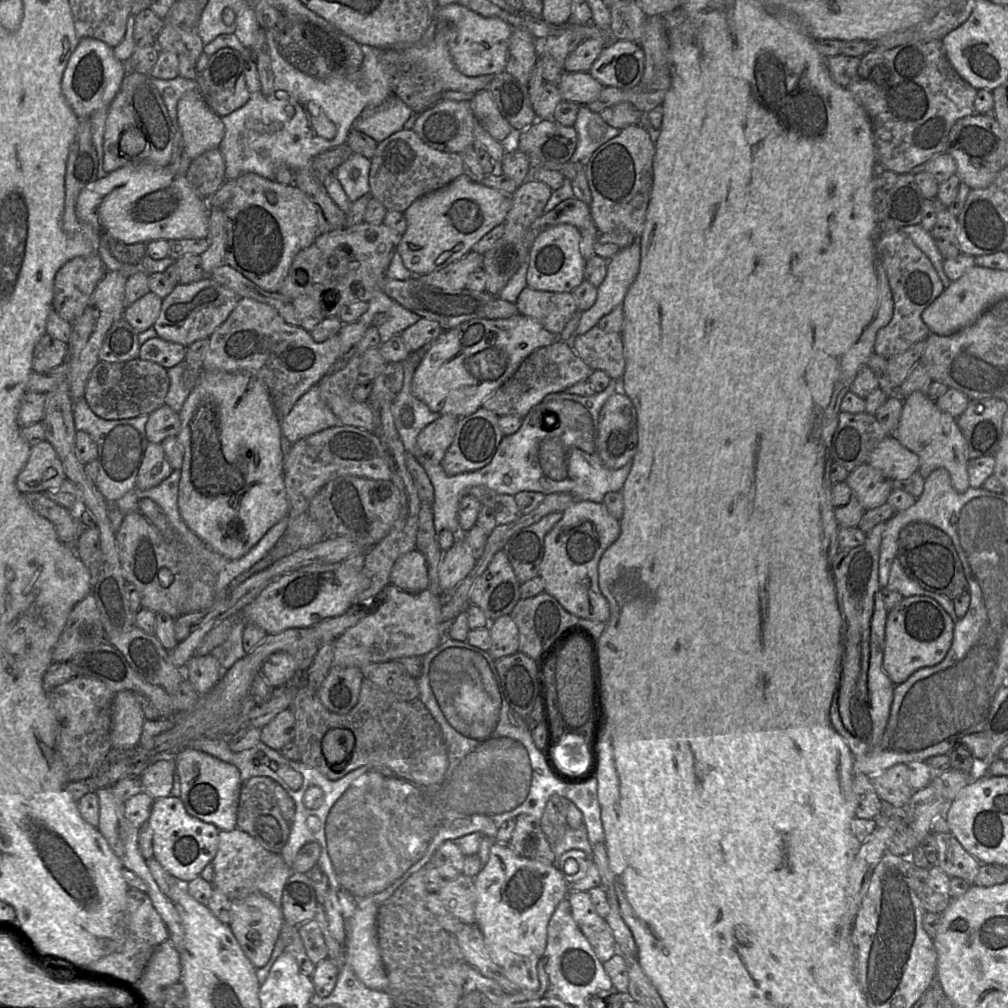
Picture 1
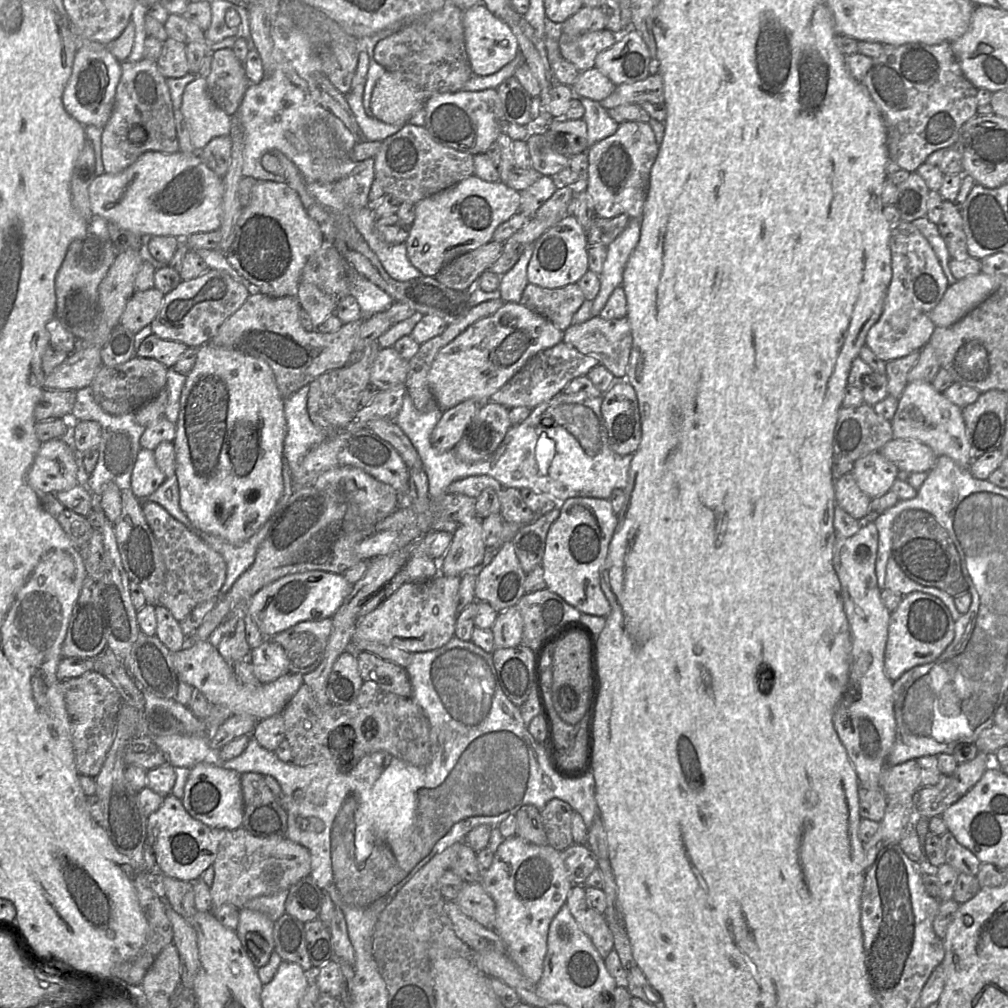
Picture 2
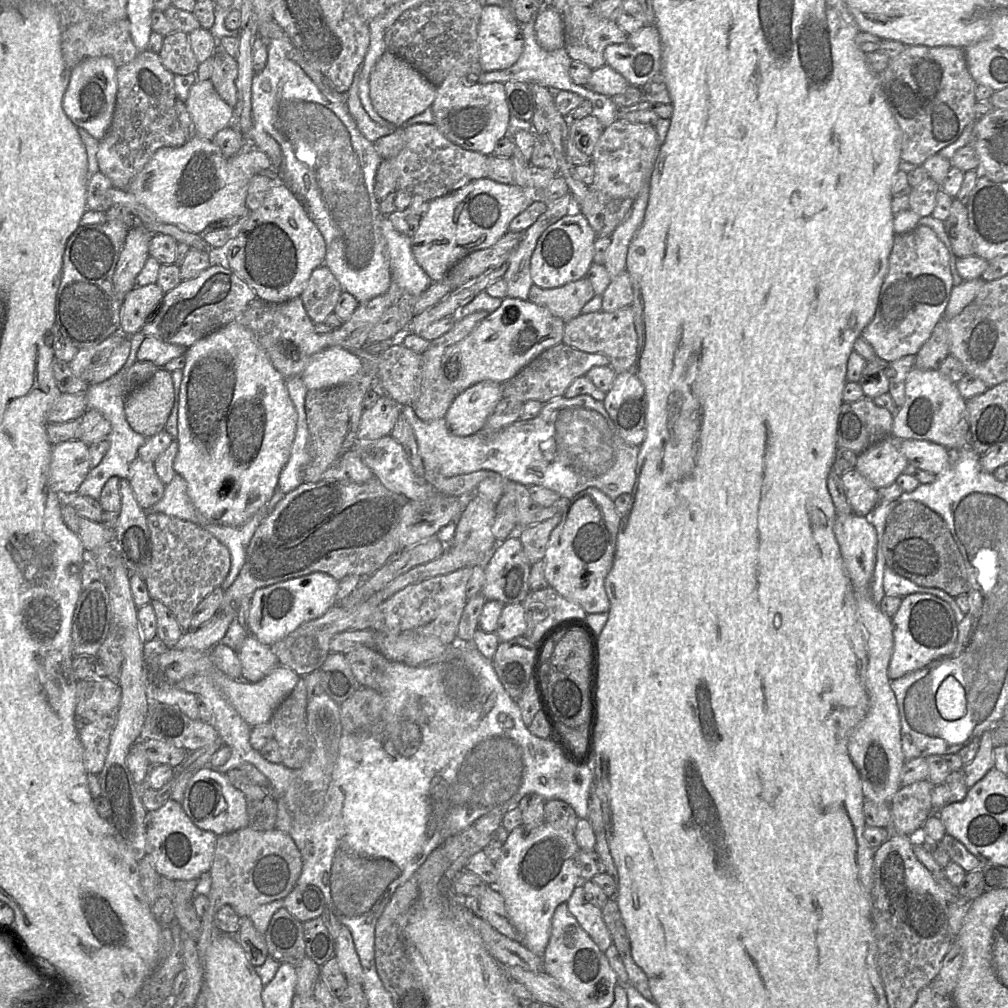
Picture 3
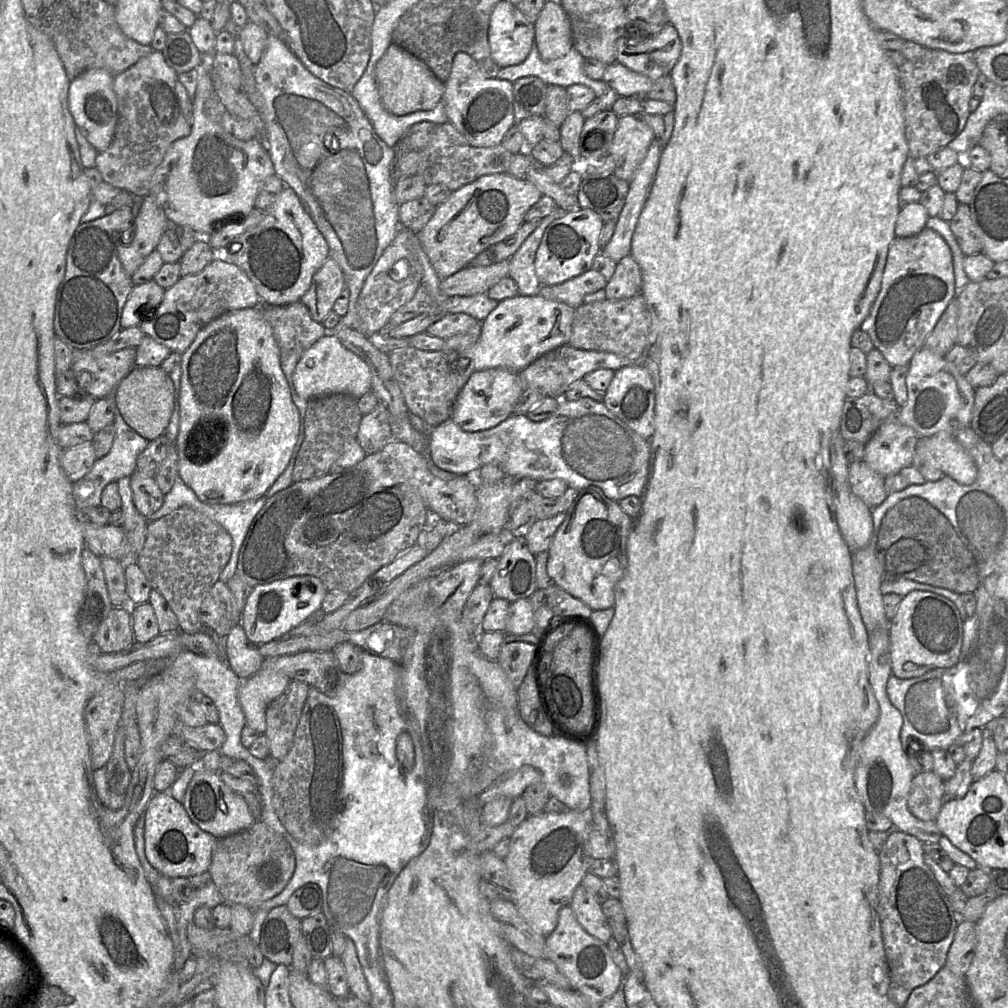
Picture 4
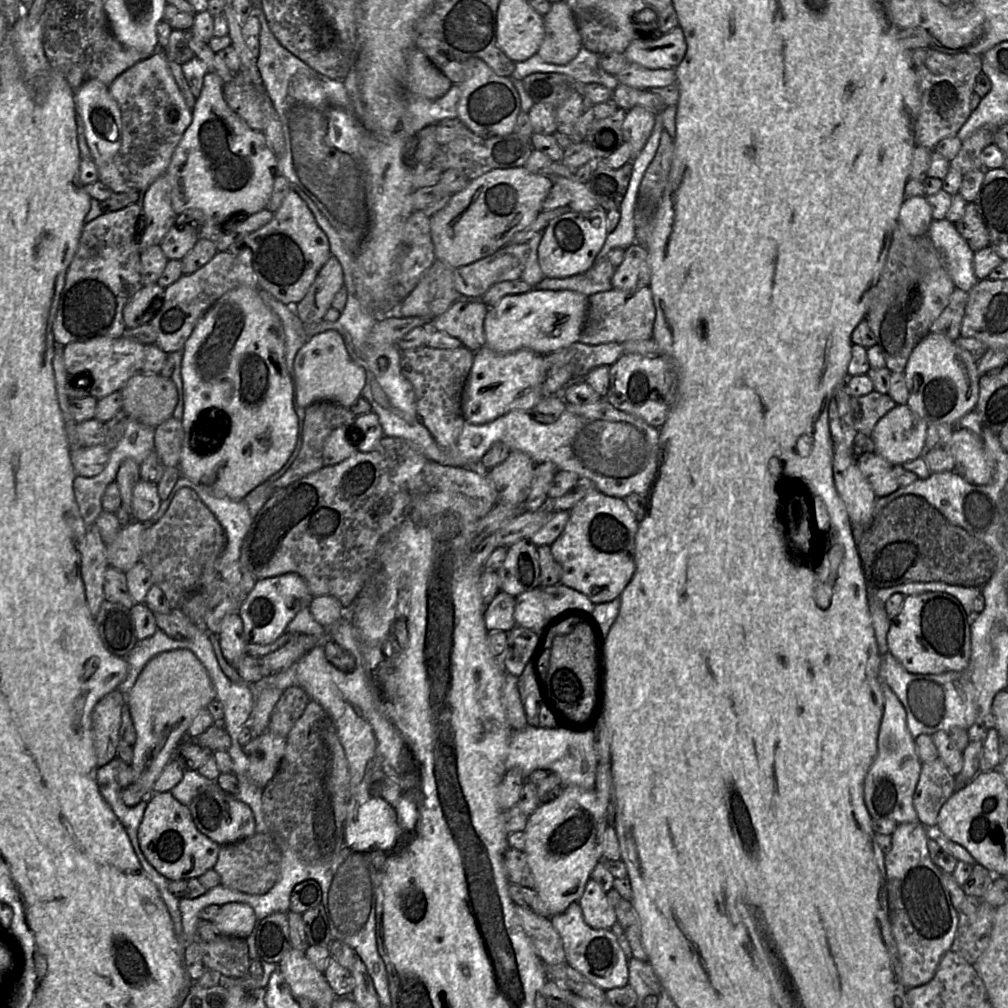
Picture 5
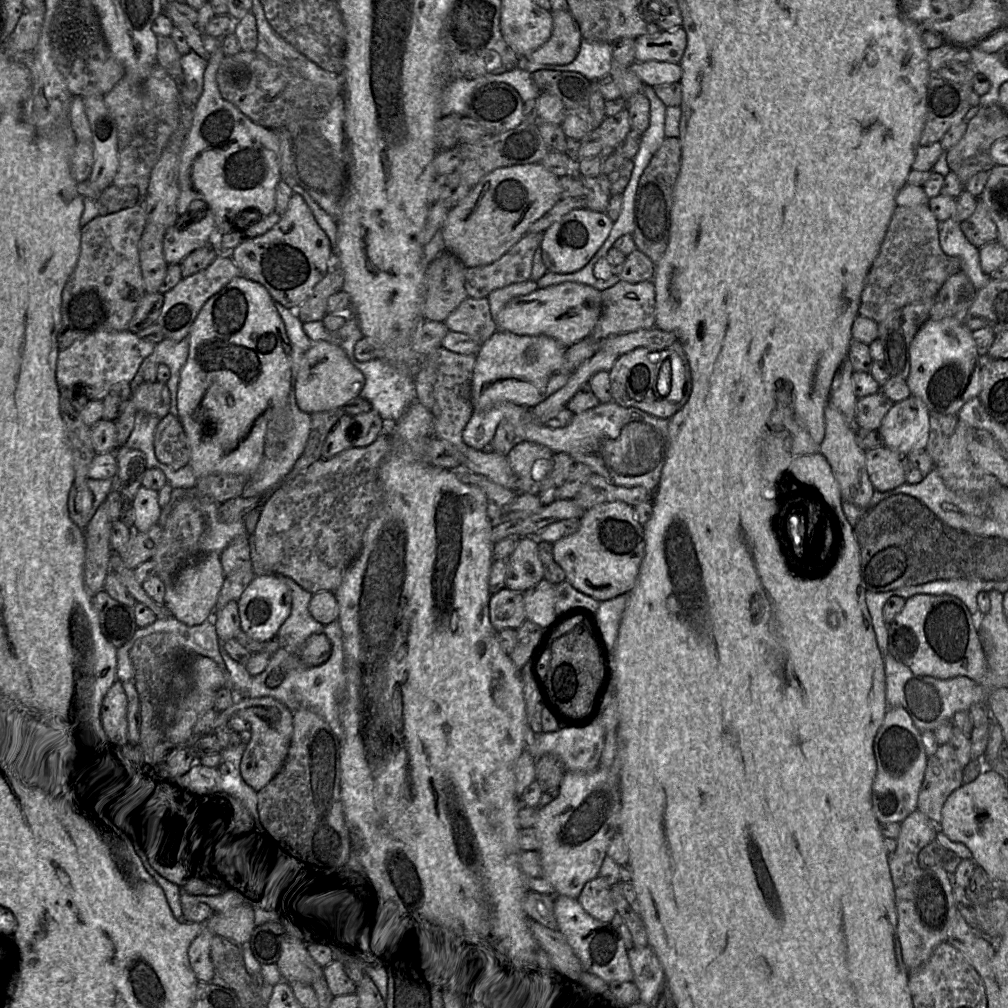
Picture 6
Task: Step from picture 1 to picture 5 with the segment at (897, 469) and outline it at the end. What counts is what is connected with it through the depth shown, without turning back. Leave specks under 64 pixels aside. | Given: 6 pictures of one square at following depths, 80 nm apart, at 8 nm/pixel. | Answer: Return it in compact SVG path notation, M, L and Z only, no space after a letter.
M954 429L951 441L955 469L970 484L991 482L993 468L979 436L968 429Z

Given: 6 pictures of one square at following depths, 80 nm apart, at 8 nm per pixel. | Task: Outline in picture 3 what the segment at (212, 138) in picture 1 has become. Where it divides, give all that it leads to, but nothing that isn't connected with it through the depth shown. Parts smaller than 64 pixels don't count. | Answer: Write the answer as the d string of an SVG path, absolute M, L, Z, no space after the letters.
M197 80L190 88L185 101L197 136L212 139L220 130L233 124L233 108L230 107L217 93L210 80Z

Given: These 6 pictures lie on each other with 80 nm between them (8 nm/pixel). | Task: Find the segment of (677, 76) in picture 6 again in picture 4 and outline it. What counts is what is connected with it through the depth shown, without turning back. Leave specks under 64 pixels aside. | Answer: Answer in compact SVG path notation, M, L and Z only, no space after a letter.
M618 62L607 64L602 80L614 89L618 96L646 94L654 86L654 80L651 78Z

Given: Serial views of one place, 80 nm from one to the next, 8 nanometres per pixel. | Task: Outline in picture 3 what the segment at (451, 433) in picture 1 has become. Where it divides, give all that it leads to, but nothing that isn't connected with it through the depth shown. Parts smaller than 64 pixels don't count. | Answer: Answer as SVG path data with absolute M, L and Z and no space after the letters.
M482 381L456 395L444 419L456 436L470 436L485 427L487 418L502 399L501 383Z

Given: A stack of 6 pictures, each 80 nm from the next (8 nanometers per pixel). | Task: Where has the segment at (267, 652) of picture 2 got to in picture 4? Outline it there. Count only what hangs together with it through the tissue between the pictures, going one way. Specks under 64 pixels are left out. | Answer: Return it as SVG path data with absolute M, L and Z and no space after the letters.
M241 624L234 626L224 638L223 642L225 661L239 678L247 680L261 669L264 657L259 653L258 645L248 640Z

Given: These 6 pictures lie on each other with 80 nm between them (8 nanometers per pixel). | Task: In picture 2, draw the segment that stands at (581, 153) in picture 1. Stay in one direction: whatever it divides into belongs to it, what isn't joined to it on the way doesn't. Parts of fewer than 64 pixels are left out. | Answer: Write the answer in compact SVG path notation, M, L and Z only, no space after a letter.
M575 96L575 98L579 98L585 109L583 119L587 124L590 147L616 133L619 124L600 102L580 96Z

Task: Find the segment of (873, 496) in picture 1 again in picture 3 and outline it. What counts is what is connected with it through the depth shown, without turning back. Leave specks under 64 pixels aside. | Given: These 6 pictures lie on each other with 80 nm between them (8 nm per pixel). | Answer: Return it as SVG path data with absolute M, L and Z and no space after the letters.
M890 434L861 453L855 469L876 489L893 484L909 464L901 450L901 442Z

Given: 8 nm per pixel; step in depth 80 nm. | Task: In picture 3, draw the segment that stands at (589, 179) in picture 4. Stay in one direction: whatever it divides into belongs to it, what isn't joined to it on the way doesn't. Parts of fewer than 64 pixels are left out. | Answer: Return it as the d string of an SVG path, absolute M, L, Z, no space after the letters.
M588 186L588 192L578 209L599 238L611 237L631 212L632 205L632 199L613 198L593 186Z

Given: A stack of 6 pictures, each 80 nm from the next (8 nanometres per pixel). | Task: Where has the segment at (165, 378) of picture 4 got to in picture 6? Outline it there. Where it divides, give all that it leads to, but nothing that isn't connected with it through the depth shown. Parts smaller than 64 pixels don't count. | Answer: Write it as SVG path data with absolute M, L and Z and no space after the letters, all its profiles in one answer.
M142 382L135 386L131 400L139 412L165 417L170 411L171 395L166 384L155 382Z

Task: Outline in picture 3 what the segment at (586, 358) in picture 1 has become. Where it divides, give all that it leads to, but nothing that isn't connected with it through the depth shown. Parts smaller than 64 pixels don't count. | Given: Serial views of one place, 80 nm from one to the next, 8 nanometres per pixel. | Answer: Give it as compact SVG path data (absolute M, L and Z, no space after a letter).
M628 306L610 313L601 310L580 314L565 324L562 342L580 351L605 356L616 374L630 371L636 361L638 349L633 310Z

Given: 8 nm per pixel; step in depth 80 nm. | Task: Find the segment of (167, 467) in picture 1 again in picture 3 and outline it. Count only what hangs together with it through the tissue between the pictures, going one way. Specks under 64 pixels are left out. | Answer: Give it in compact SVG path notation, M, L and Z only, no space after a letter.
M136 458L128 480L136 501L145 511L150 510L164 494L165 484L158 477L152 462Z

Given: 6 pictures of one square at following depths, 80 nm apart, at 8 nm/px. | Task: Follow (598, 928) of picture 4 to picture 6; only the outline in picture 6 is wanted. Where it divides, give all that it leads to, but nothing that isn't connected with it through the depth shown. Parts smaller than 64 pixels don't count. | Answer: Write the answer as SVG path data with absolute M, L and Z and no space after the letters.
M598 876L585 884L577 900L590 916L610 923L617 913L611 889L612 887Z

